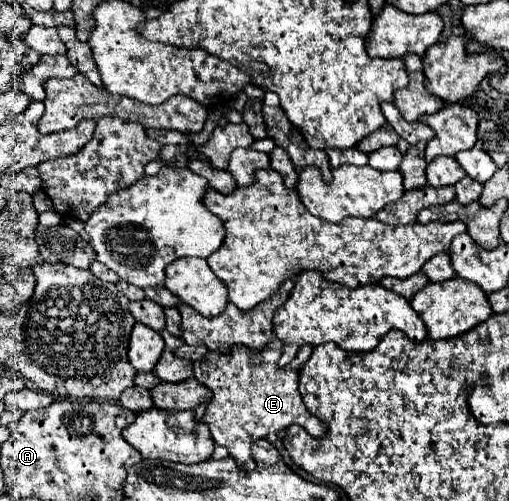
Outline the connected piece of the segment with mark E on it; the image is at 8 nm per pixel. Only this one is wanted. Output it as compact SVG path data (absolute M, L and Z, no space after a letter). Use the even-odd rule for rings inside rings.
M235 345L233 353L217 353L209 351L203 359L193 363L195 379L211 389L213 399L207 405L203 415L203 423L209 425L209 433L215 445L221 445L229 451L229 455L237 461L237 465L245 471L255 469L255 461L251 457L251 443L267 437L269 433L279 433L289 425L301 425L309 435L323 437L325 425L307 411L301 395L299 395L299 369L311 357L313 347L303 345L297 357L285 365L283 369L269 363L251 365L251 351L243 345Z

